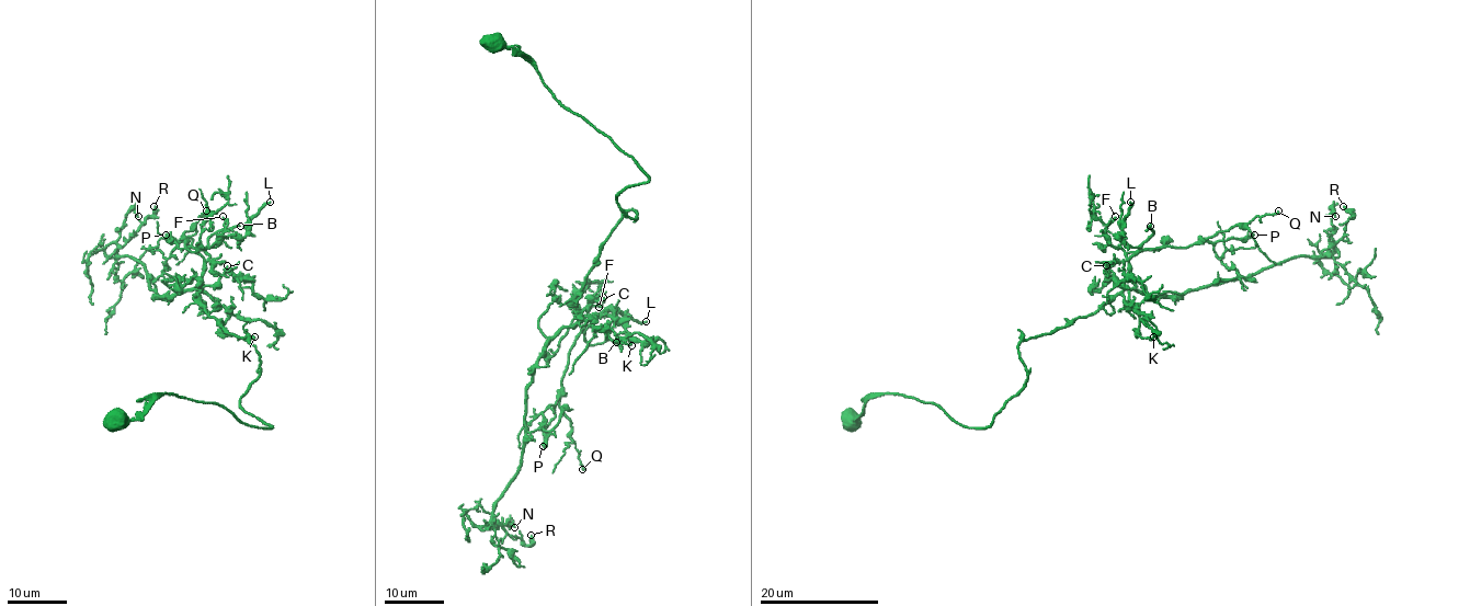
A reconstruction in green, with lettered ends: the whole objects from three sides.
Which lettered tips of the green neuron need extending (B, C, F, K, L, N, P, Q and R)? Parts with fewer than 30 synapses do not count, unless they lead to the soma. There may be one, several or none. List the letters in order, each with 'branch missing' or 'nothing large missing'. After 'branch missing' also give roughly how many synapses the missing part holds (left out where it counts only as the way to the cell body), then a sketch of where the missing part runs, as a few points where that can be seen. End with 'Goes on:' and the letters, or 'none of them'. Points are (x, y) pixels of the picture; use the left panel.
B: branch missing; about 50 synapses; missing branch runs (240, 226), (198, 206), (190, 214), (191, 218), (189, 212), (177, 212)
C: nothing large missing
F: nothing large missing
K: nothing large missing
L: nothing large missing
N: nothing large missing
P: nothing large missing
Q: nothing large missing
R: nothing large missing
Goes on: B

